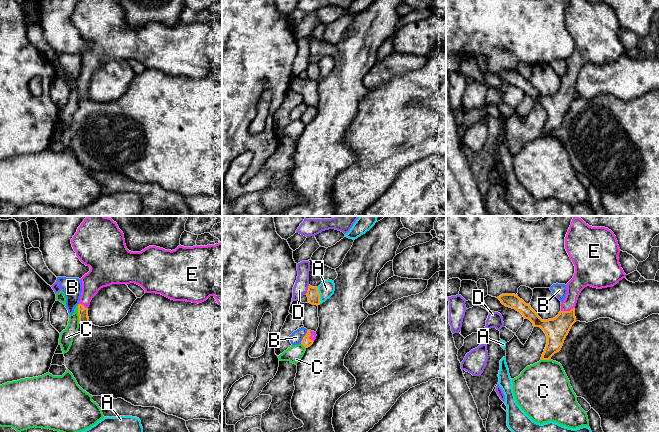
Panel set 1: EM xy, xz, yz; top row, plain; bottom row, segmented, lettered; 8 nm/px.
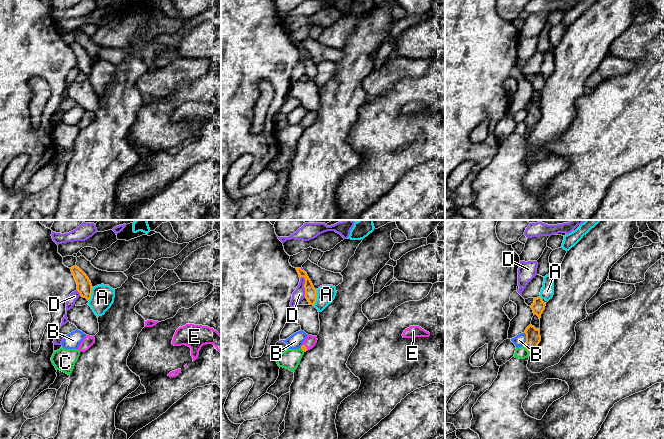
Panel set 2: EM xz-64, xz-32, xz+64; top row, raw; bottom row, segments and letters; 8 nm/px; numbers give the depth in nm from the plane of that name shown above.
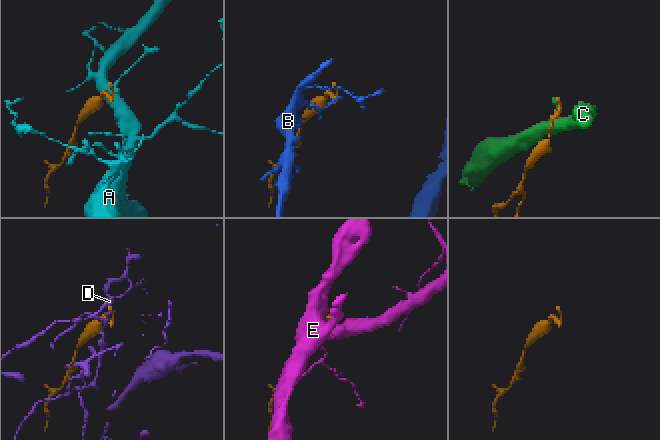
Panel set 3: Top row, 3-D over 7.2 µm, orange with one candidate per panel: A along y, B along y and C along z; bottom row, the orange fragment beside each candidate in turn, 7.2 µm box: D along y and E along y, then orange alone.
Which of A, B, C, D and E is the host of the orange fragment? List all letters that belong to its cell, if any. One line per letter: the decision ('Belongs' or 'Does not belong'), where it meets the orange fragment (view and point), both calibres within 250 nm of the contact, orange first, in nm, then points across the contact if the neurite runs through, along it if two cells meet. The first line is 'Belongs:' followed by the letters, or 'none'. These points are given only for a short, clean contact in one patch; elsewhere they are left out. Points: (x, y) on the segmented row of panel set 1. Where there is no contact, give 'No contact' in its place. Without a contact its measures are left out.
Belongs: E
A: Does not belong. Touches orange at xz (319, 295). Thickness 100 nm (orange) against 130 nm. Boundary: xz (316, 287), (320, 303)
B: Does not belong. Touches orange at xz (303, 337). Thickness 80 nm (orange) against 100 nm. Boundary: xz (307, 330), (300, 343)
C: Does not belong. Touches orange at xy (78, 314). Thickness 80 nm (orange) against 110 nm
D: Does not belong. Touches orange at xz (308, 289). Thickness 100 nm (orange) against 120 nm
E: Belongs. Touches orange at yz (567, 311). Thickness 190 nm (orange) against 130 nm. Path across: yz (556, 329), (566, 318), (567, 311), (574, 287)

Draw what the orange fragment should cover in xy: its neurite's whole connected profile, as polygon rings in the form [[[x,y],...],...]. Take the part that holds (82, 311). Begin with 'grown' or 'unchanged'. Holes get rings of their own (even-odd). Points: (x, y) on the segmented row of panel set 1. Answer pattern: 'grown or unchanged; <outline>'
grown; [[[87,216],[71,239],[71,244],[80,261],[90,267],[90,271],[80,279],[82,292],[78,304],[79,324],[89,322],[88,307],[92,298],[101,288],[112,284],[135,283],[141,286],[145,293],[161,294],[174,301],[202,303],[213,296],[222,306],[222,243],[193,247],[180,245],[172,251],[149,246],[141,252],[131,252],[127,249],[124,234],[116,222],[105,216]]]

